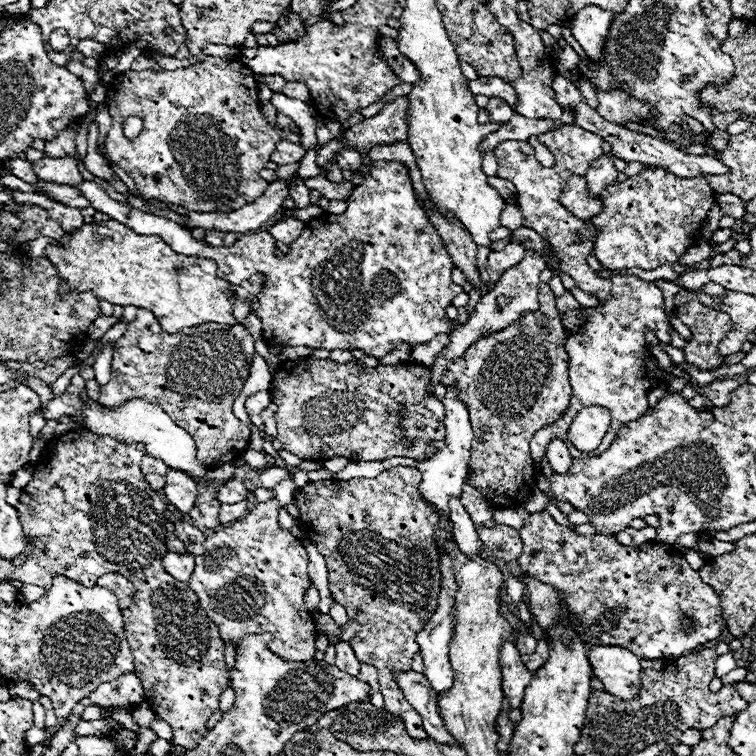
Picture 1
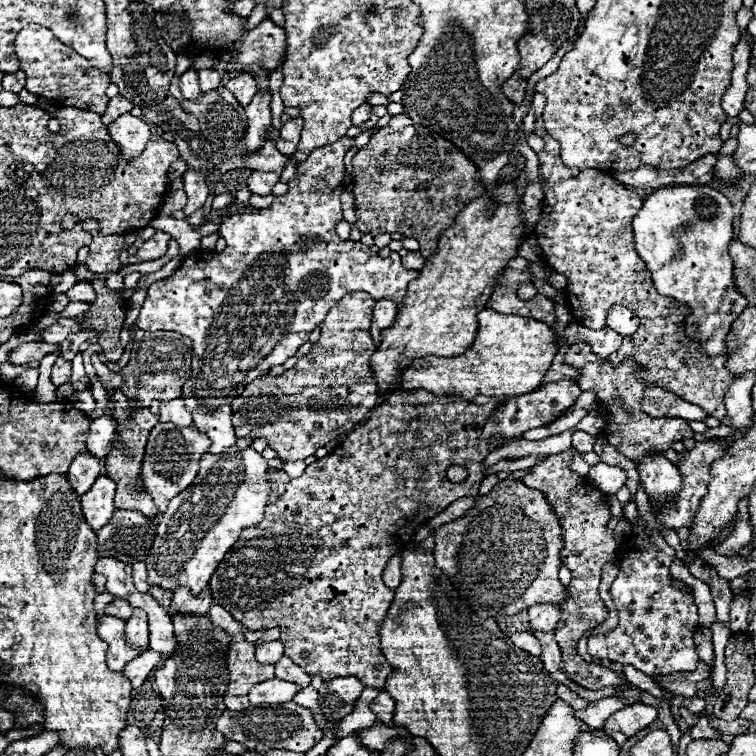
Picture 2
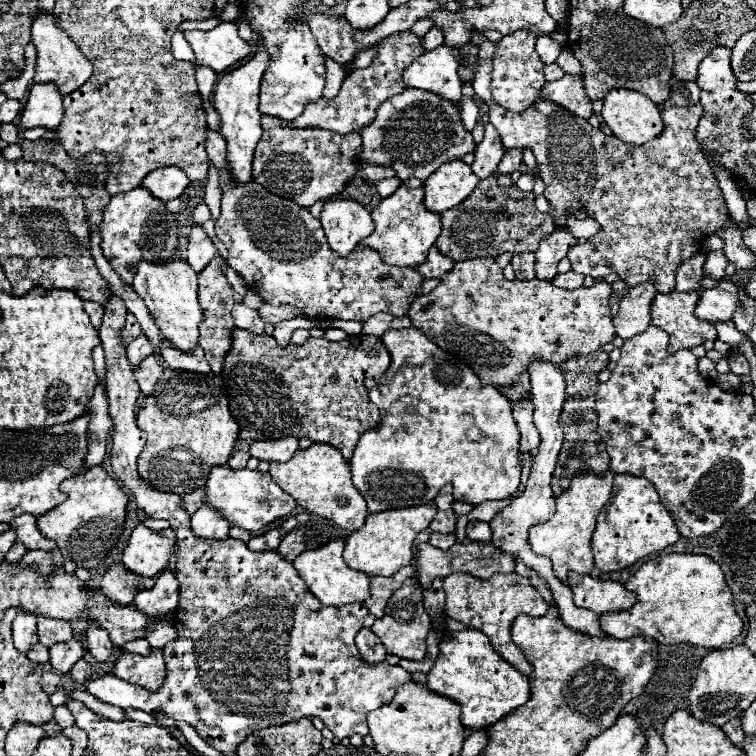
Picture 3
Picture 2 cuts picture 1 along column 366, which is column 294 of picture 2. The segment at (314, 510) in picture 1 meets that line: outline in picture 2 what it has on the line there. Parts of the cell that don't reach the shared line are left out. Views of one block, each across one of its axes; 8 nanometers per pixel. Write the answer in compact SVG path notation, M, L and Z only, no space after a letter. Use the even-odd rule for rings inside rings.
M412 390L412 404L380 404L372 410L370 420L366 424L362 424L360 428L356 428L354 432L348 434L348 438L336 446L328 456L318 458L314 464L306 466L304 474L300 478L290 478L286 476L284 470L268 470L268 480L272 482L272 492L266 504L266 512L264 512L264 520L254 526L254 528L246 528L238 542L228 550L228 554L224 556L224 560L220 562L220 566L216 568L214 576L210 578L212 582L212 598L216 604L220 604L222 608L226 608L234 620L238 620L242 626L246 626L248 630L264 630L264 628L276 628L280 626L282 632L288 632L288 640L280 640L286 646L292 646L294 650L286 650L288 658L302 666L302 670L308 676L320 676L322 680L332 680L334 676L358 676L358 680L362 680L368 688L376 688L382 690L384 682L390 674L390 666L384 658L384 654L380 652L380 642L378 642L378 626L392 602L394 592L384 586L382 582L382 572L386 568L386 564L390 562L390 558L398 552L402 552L406 548L406 544L414 538L414 534L424 526L424 522L428 524L434 516L442 514L452 502L464 498L464 496L476 496L478 494L478 486L486 476L486 468L482 466L484 458L496 450L498 446L506 444L506 440L482 440L482 424L486 424L486 420L498 410L498 404L502 404L502 400L506 400L506 396L502 398L494 398L494 396L476 396L472 402L462 400L460 396L434 396L426 390ZM454 464L460 464L468 470L468 478L460 484L452 484L446 480L446 470Z

